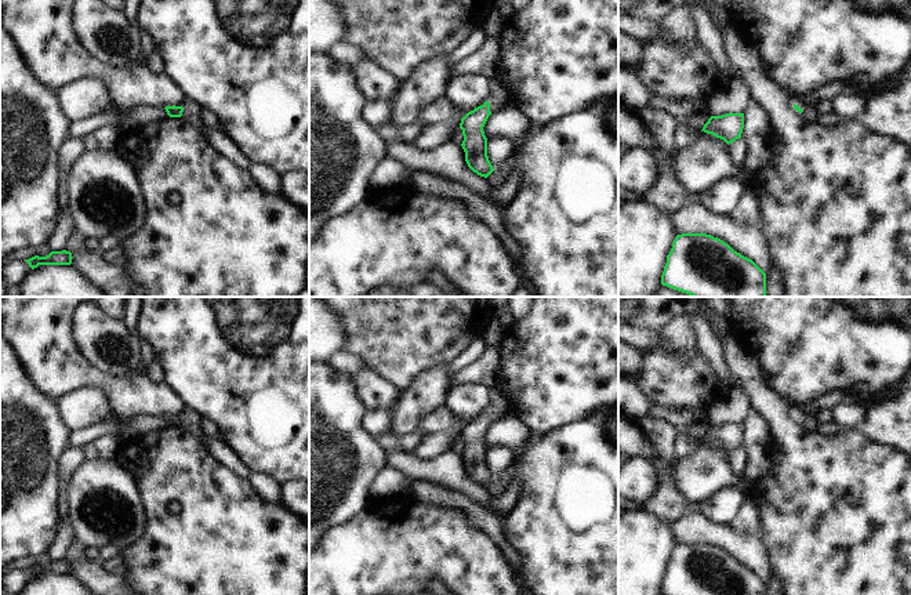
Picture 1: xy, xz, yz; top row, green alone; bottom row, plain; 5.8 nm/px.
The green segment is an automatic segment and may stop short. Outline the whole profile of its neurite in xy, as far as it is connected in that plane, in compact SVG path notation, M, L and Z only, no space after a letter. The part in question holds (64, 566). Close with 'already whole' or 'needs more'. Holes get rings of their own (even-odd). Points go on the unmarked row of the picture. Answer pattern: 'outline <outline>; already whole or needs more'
outline M62 559L62 560L51 560L46 566L35 565L29 569L25 569L32 578L37 577L39 574L70 574L72 573L72 562Z; already whole

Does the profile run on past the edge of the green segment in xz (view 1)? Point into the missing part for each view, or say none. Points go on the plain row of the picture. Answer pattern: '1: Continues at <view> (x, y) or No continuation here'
1: No continuation here.

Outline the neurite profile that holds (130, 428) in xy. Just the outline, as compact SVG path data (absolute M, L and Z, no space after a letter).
M137 417L134 420L120 420L121 439L137 438L144 433L153 433L170 428L164 417Z

